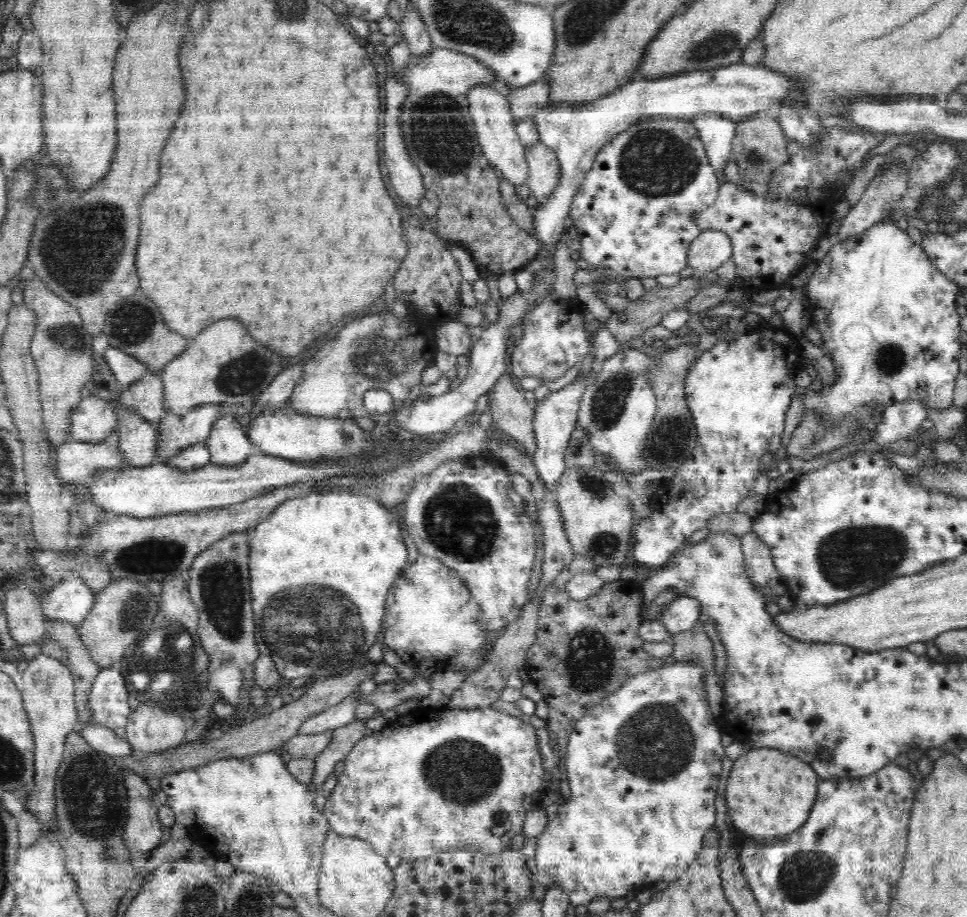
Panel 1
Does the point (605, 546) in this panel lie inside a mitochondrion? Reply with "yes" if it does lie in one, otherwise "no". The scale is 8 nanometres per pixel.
yes

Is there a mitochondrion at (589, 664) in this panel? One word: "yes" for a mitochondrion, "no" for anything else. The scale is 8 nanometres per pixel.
yes

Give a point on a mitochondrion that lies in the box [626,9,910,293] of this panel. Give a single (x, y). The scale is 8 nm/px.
(720, 44)

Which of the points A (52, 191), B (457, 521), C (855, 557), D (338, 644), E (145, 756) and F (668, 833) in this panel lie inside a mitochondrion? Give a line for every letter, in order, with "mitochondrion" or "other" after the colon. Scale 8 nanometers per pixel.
A: mitochondrion
B: mitochondrion
C: mitochondrion
D: mitochondrion
E: other
F: other

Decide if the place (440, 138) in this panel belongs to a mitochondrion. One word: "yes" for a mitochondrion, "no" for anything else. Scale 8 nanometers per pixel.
yes

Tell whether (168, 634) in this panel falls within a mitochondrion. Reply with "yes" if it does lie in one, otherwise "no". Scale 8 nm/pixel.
yes

